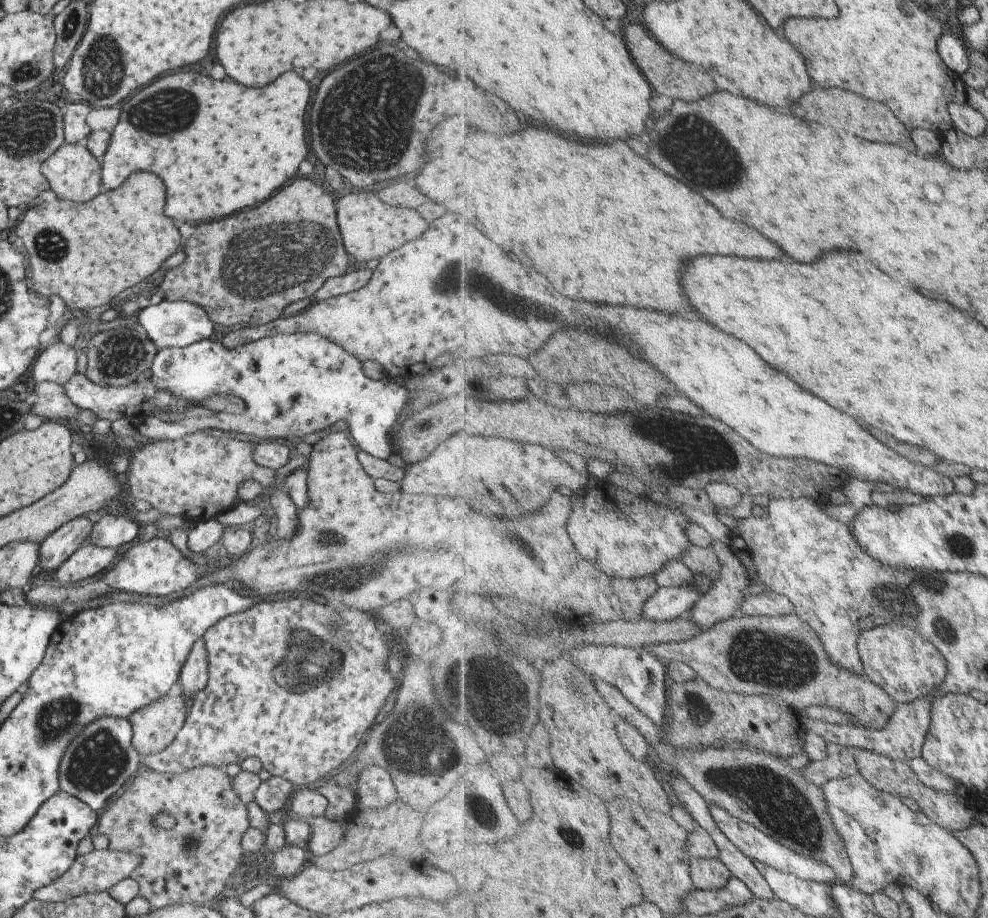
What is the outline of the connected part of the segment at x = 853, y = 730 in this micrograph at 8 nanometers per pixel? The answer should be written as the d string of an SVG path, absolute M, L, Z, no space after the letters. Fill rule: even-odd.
M927 696L912 703L898 704L894 714L891 715L890 722L885 728L880 729L867 729L857 725L838 726L810 717L803 718L803 721L809 730L816 732L827 742L841 744L844 747L858 746L895 760L910 761L912 758L922 756L922 748L926 743L928 730L932 723L932 702L934 700L935 698Z

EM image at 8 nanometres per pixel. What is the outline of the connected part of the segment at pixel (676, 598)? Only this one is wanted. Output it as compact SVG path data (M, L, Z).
M695 574L694 583L684 584L682 587L661 587L648 601L644 609L643 619L654 621L674 621L686 618L701 600L706 591L715 584L713 579Z

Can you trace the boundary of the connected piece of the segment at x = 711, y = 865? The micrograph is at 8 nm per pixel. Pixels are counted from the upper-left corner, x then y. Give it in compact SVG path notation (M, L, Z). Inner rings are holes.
M693 857L690 867L694 885L706 891L725 888L733 876L731 869L719 858Z

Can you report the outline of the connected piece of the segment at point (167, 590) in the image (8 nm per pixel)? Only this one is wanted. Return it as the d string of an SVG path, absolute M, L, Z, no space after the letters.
M143 534L123 553L123 556L107 570L102 581L114 591L133 593L146 597L162 597L188 588L200 579L200 566L187 559L167 535Z

